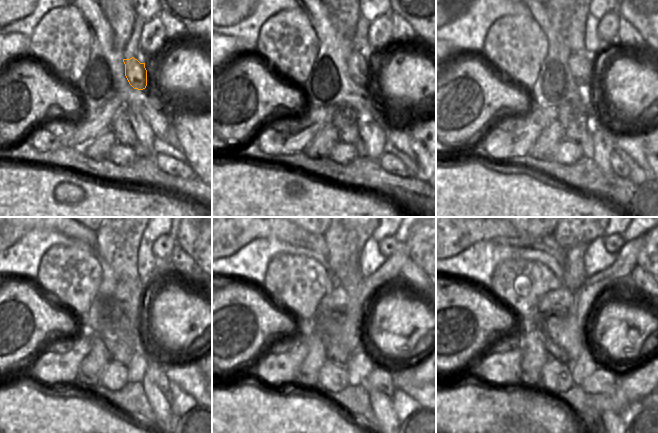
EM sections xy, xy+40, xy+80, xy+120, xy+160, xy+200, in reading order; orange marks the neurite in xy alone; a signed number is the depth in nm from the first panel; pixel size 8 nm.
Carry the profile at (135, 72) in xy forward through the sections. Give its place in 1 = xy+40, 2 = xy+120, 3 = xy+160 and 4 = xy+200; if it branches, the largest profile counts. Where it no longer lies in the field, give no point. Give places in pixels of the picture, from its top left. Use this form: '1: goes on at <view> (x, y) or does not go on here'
1: goes on at xy+40 (358, 65)
2: goes on at xy+120 (128, 297)
3: goes on at xy+160 (337, 299)
4: goes on at xy+200 (562, 297)

